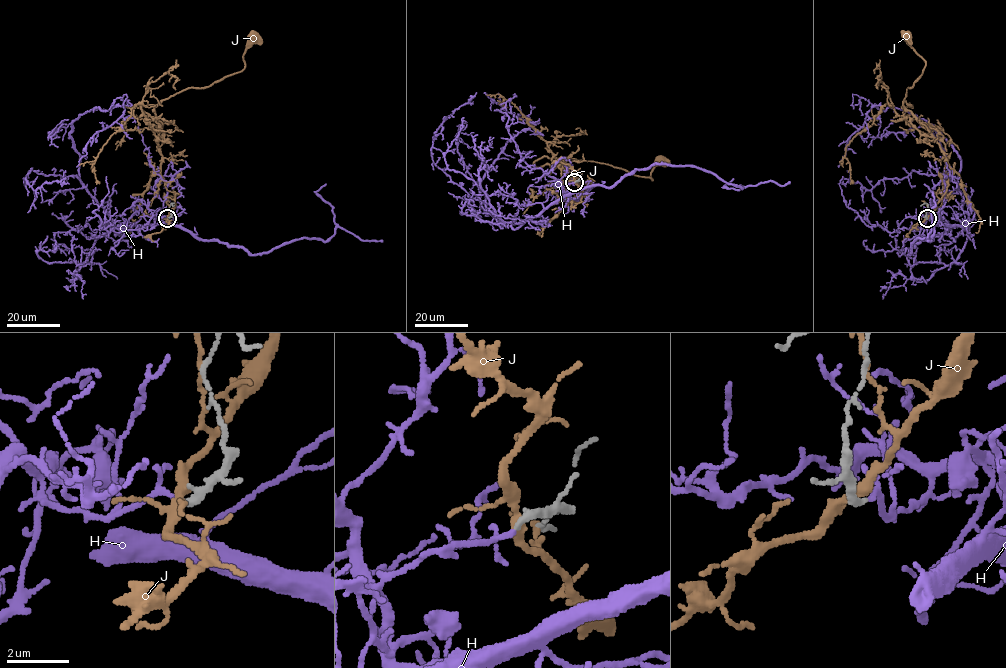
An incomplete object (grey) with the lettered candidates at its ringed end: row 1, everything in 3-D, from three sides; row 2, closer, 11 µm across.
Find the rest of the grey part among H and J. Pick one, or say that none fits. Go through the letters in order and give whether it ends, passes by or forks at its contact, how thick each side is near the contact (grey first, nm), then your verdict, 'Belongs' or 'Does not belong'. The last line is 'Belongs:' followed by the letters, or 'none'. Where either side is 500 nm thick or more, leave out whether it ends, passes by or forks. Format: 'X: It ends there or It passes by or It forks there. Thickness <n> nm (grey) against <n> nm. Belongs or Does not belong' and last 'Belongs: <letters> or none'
H: It forks there. Thickness 260 nm (grey) against 90 nm. Belongs
J: It forks there. Thickness 320 nm (grey) against 240 nm. Does not belong
Belongs: H

